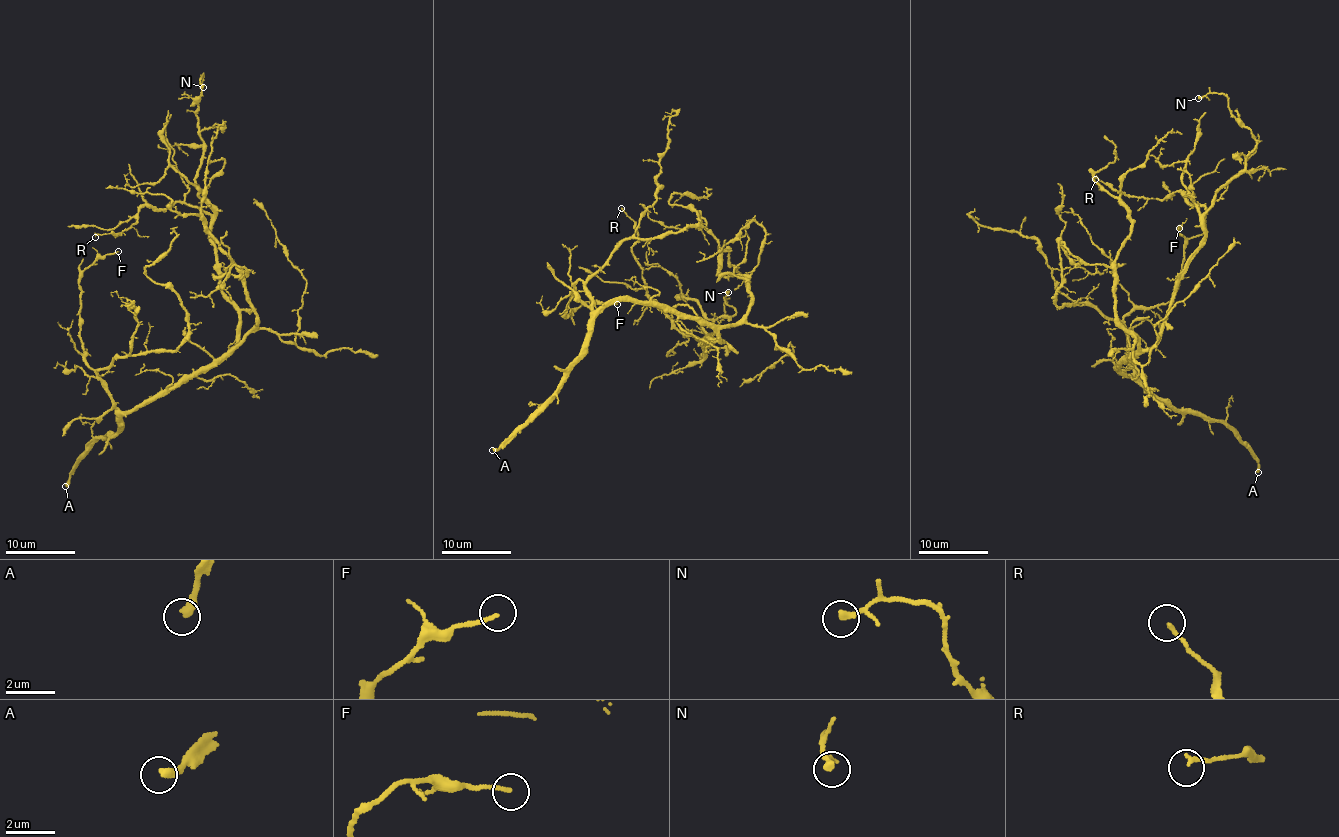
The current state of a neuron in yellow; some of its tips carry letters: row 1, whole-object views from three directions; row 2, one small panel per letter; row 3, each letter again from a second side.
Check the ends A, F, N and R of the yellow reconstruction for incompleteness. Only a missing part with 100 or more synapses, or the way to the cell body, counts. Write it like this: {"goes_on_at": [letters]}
{"goes_on_at": ["A"]}

